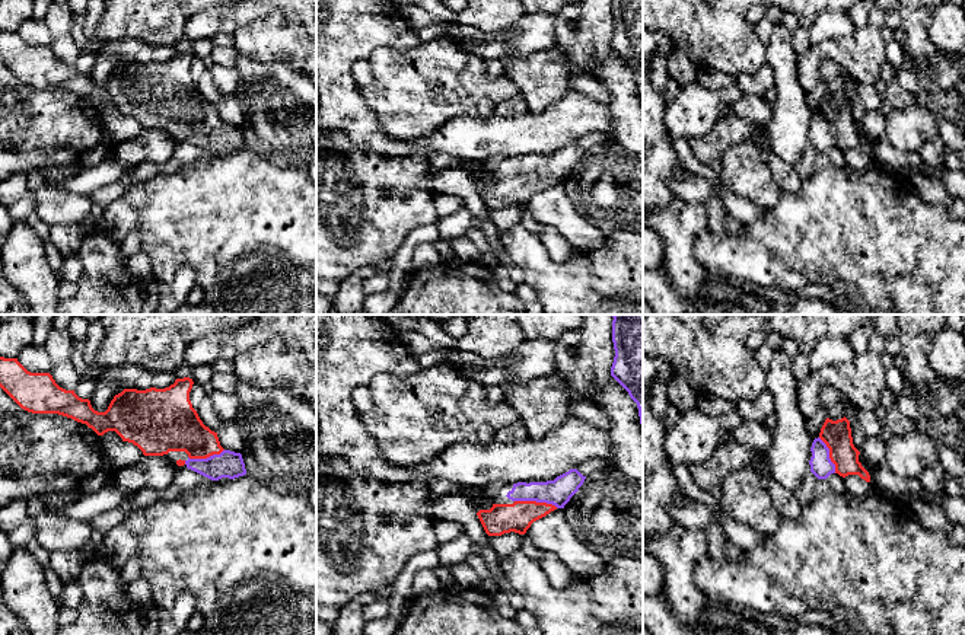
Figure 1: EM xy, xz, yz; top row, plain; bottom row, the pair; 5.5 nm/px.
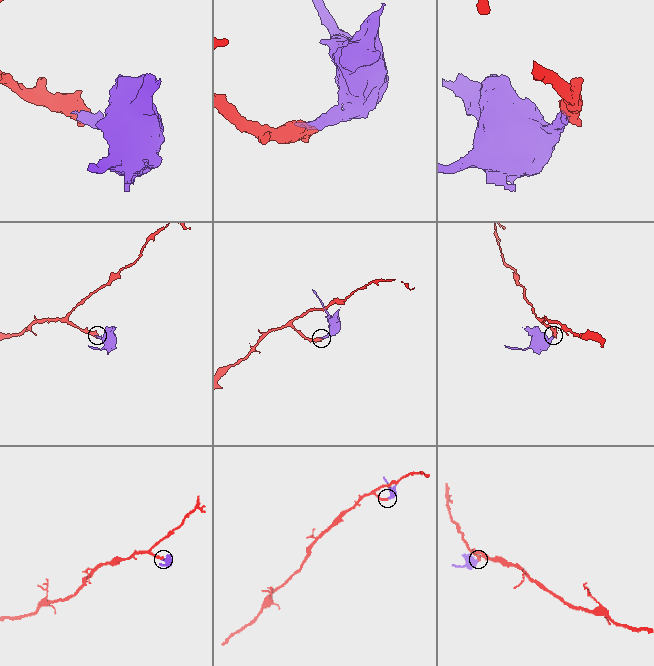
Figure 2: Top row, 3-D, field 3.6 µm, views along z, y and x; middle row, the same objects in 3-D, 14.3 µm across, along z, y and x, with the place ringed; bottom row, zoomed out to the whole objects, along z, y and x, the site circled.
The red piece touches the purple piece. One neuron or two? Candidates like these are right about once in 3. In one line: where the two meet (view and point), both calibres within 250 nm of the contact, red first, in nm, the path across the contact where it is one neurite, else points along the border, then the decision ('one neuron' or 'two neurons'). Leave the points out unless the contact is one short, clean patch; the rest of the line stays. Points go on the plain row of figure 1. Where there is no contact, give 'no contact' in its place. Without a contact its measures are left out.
contact xz (535, 175); calibres 170 and 140 nm; way xz (500, 192), (518, 191), (535, 175), (559, 165); one neuron

